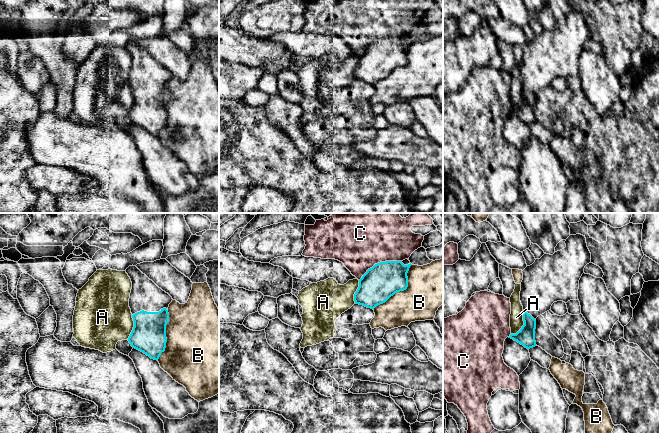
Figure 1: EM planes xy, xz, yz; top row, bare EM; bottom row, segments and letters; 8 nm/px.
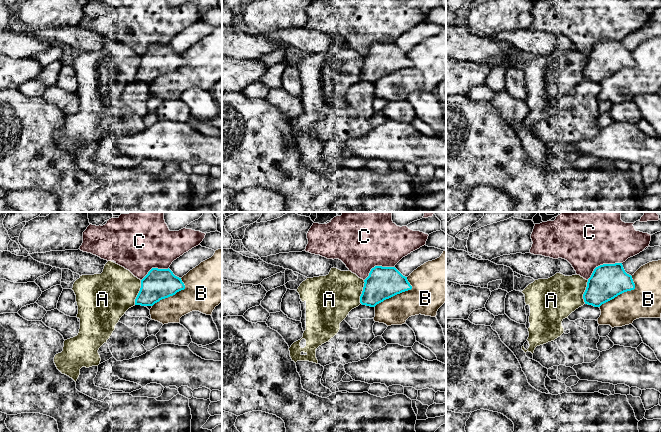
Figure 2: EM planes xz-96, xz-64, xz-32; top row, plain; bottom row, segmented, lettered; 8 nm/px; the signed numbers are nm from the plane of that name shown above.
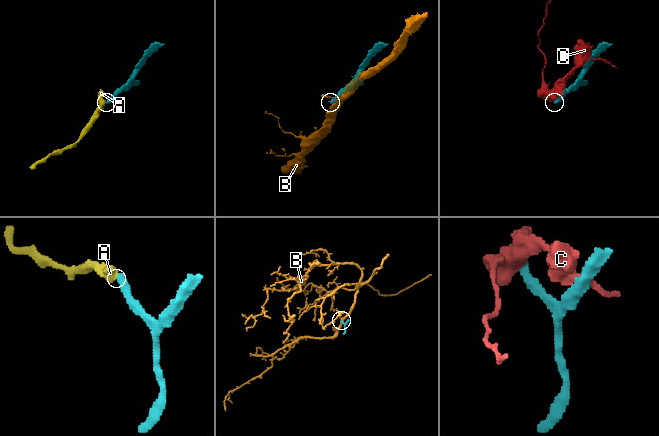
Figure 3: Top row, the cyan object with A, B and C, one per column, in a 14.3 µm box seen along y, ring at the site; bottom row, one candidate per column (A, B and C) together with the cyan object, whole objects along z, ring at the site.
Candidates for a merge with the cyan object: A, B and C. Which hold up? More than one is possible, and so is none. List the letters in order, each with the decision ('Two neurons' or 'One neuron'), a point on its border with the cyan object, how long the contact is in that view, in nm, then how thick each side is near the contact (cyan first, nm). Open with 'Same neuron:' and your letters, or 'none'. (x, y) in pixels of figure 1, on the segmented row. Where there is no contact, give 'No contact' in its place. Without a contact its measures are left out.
Same neuron: none
A: Two neurons. Touches cyan at yz (524, 324). Shared border 220 nm. Thickness 140 nm (cyan) against 110 nm
B: Two neurons. Touches cyan at xz (401, 290). Shared border 480 nm. Thickness 280 nm (cyan) against 360 nm
C: Two neurons. Touches cyan at xz (378, 263). Shared border 380 nm. Thickness 280 nm (cyan) against 500 nm

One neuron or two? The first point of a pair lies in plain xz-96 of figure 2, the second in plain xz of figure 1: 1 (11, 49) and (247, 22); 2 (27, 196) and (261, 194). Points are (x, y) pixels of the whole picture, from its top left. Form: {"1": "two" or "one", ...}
{"1": "two", "2": "one"}

